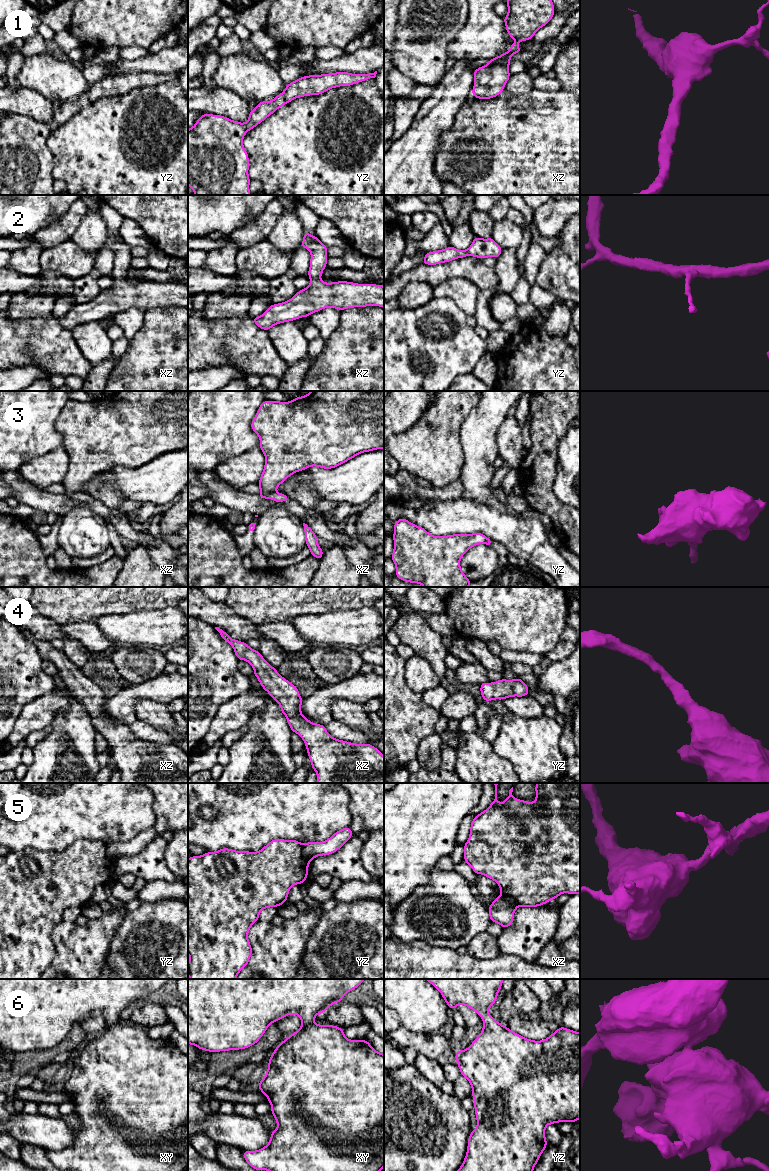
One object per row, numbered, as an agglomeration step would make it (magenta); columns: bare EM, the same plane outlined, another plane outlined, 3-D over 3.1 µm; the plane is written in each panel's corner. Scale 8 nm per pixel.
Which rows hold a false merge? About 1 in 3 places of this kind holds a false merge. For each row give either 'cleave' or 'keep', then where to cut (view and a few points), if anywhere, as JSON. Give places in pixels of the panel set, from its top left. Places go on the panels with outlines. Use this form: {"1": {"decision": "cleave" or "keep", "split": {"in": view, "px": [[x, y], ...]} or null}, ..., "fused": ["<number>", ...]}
{"1": {"decision": "keep", "split": null}, "2": {"decision": "cleave", "split": {"in": "xz", "px": [[318, 277], [311, 279]]}}, "3": {"decision": "cleave", "split": {"in": "xz", "px": [[274, 491], [267, 497]]}}, "4": {"decision": "keep", "split": null}, "5": {"decision": "cleave", "split": {"in": "xz", "px": [[501, 895], [511, 897], [519, 905]]}}, "6": {"decision": "keep", "split": null}, "fused": ["2", "3", "5"]}

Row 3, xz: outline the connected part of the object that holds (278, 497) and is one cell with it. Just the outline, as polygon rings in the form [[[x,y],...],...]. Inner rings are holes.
[[[272,492],[268,495],[268,499],[272,499],[276,502],[284,502],[284,501],[287,501],[289,500],[289,496],[285,495],[285,494],[281,494],[281,493],[278,493],[278,492]]]

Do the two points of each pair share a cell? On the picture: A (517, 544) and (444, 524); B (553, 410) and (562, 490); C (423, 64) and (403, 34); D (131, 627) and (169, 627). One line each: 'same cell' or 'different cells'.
A: same cell
B: different cells
C: same cell
D: same cell

